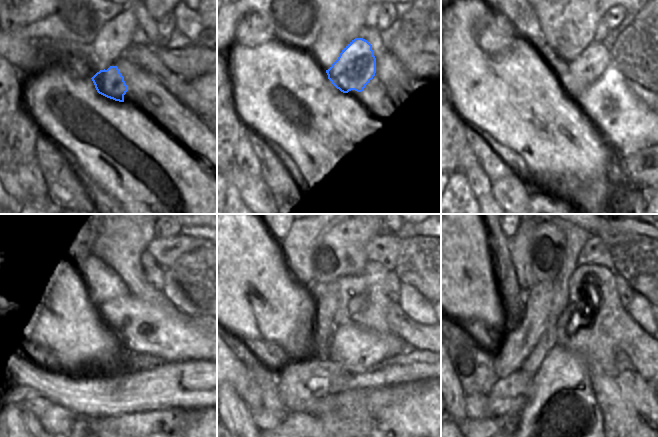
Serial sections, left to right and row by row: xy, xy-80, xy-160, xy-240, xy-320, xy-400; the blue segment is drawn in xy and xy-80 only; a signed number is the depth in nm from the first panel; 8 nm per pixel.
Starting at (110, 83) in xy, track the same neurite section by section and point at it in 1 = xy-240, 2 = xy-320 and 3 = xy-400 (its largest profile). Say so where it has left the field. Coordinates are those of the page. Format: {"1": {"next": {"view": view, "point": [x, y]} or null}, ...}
{"1": {"next": {"view": "xy-240", "point": [156, 278]}}, "2": {"next": {"view": "xy-320", "point": [393, 283]}}, "3": {"next": {"view": "xy-400", "point": [624, 291]}}}

